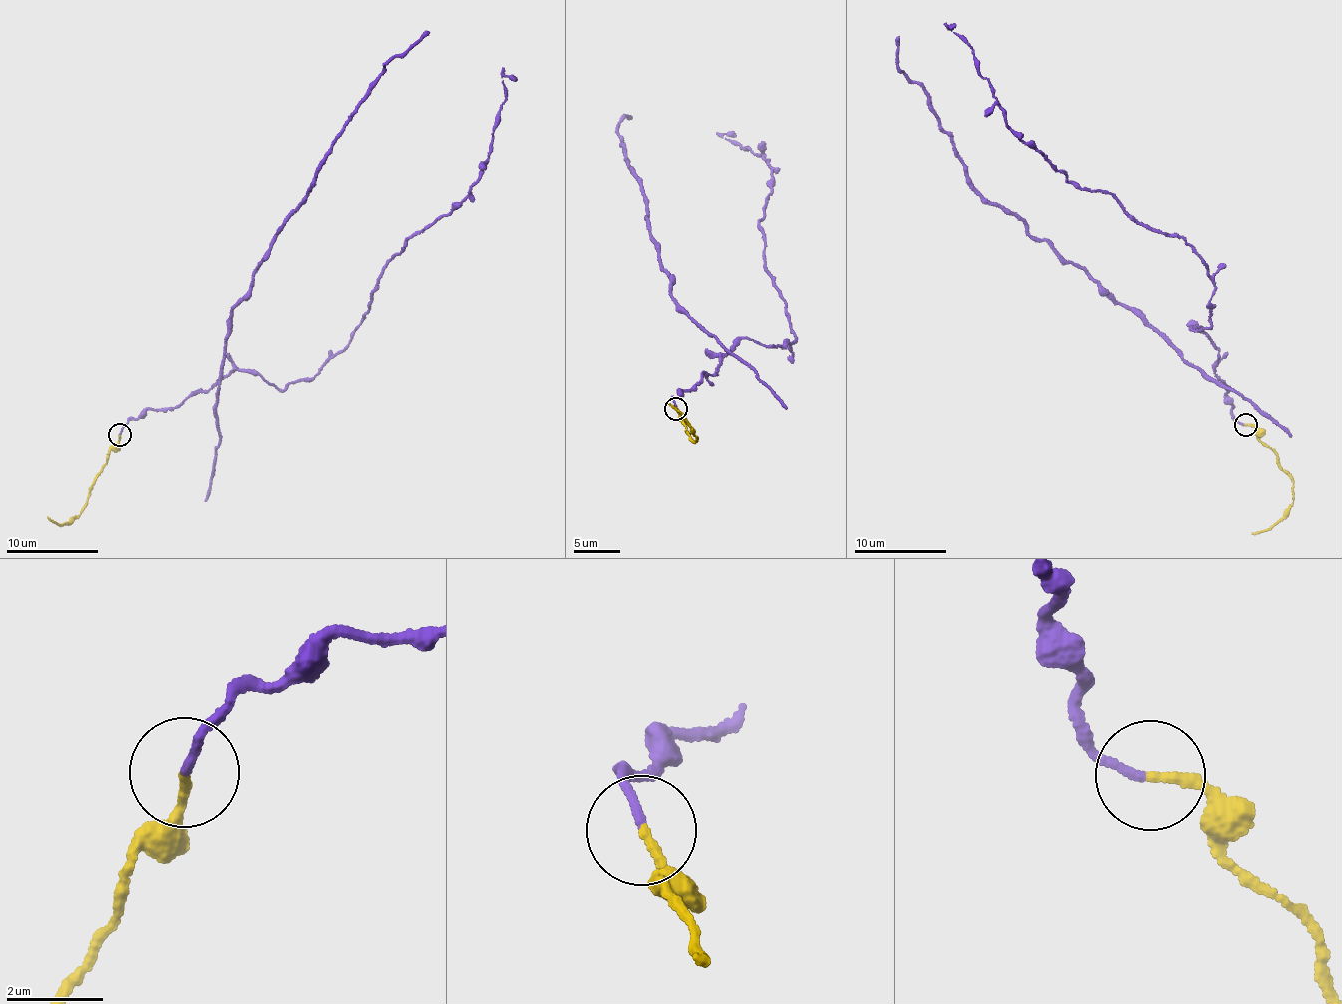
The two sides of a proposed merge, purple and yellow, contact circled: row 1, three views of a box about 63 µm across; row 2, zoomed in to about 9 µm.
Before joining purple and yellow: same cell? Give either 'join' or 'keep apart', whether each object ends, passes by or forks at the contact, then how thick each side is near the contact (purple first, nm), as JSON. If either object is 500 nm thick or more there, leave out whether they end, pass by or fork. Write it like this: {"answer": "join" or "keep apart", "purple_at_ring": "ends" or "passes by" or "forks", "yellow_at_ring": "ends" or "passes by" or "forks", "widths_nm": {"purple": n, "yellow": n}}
{"answer": "keep apart", "purple_at_ring": "ends", "yellow_at_ring": "ends", "widths_nm": {"purple": 160, "yellow": 190}}

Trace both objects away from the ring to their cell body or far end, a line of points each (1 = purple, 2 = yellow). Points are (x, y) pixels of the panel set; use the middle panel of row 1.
1: (677, 408), (671, 399), (742, 338), (790, 347), (796, 335), (764, 266), (771, 169), (722, 137), (736, 136)
2: (677, 408), (689, 432), (686, 435), (693, 442), (698, 438), (692, 434), (682, 412), (665, 403)

